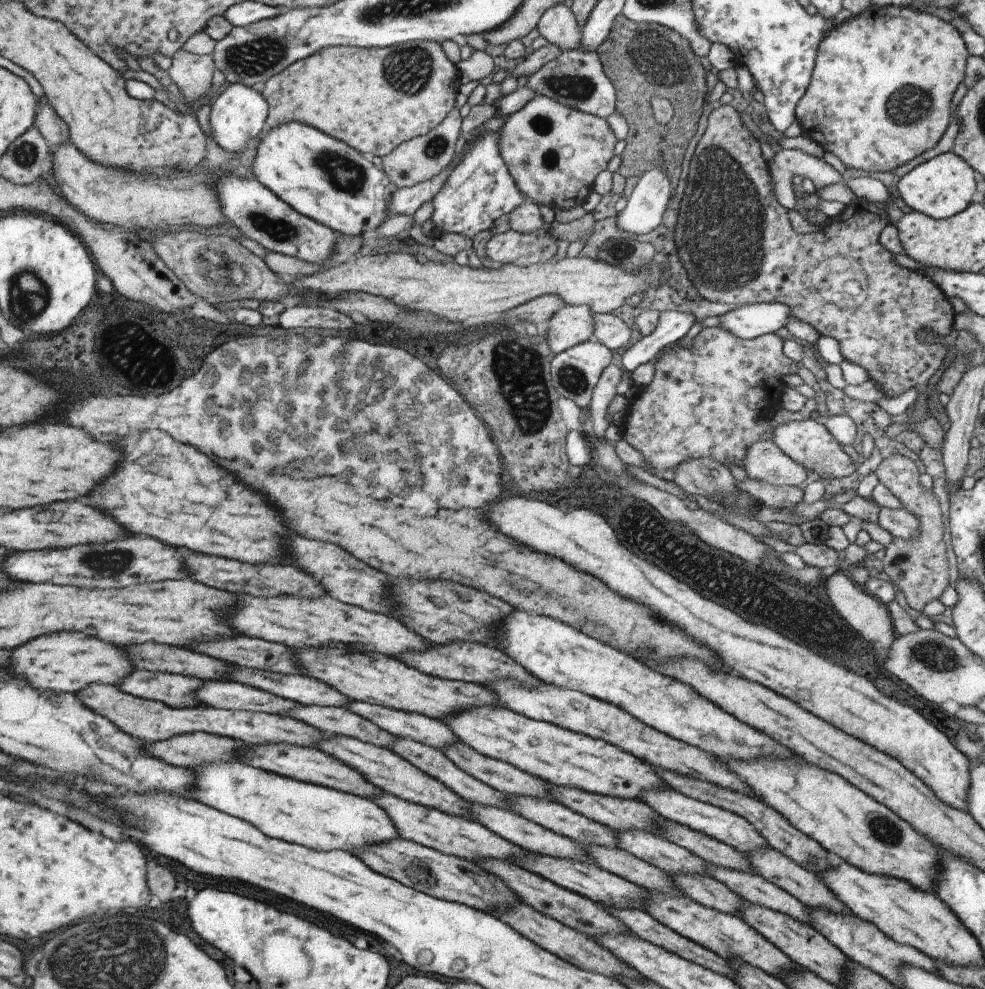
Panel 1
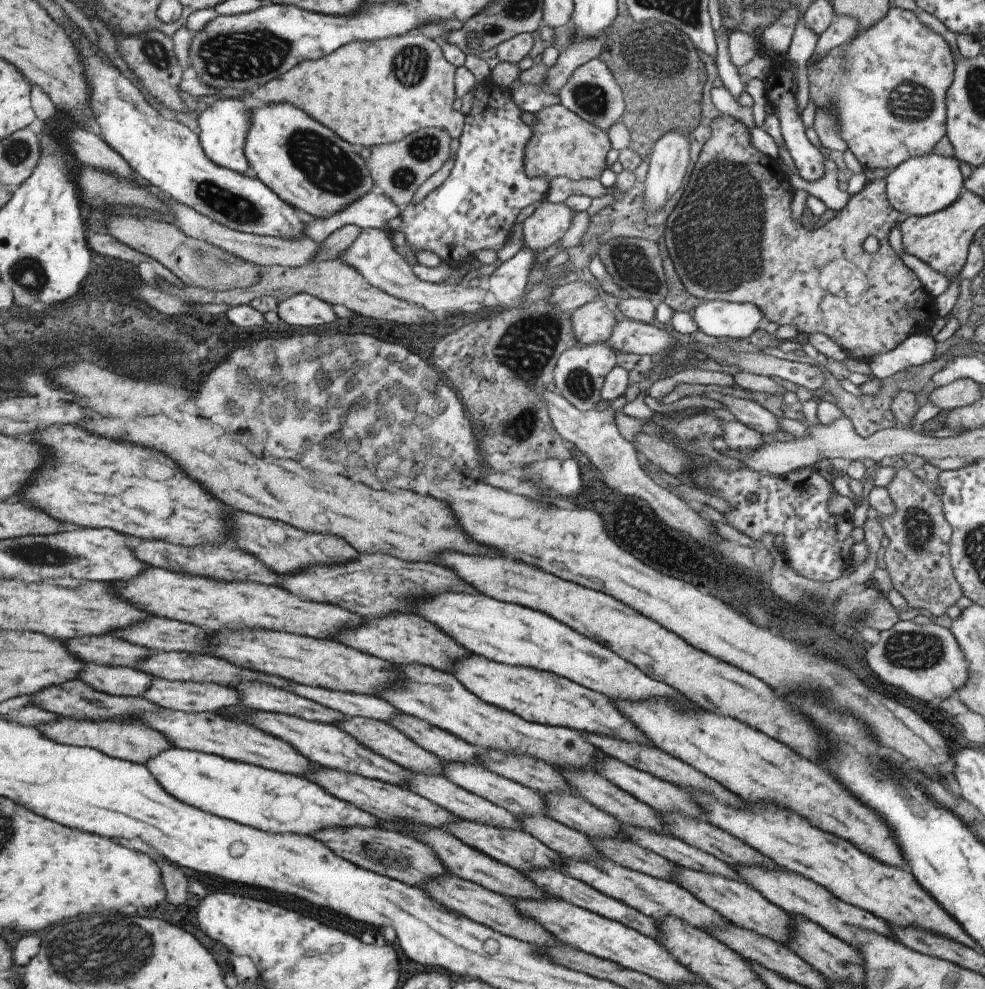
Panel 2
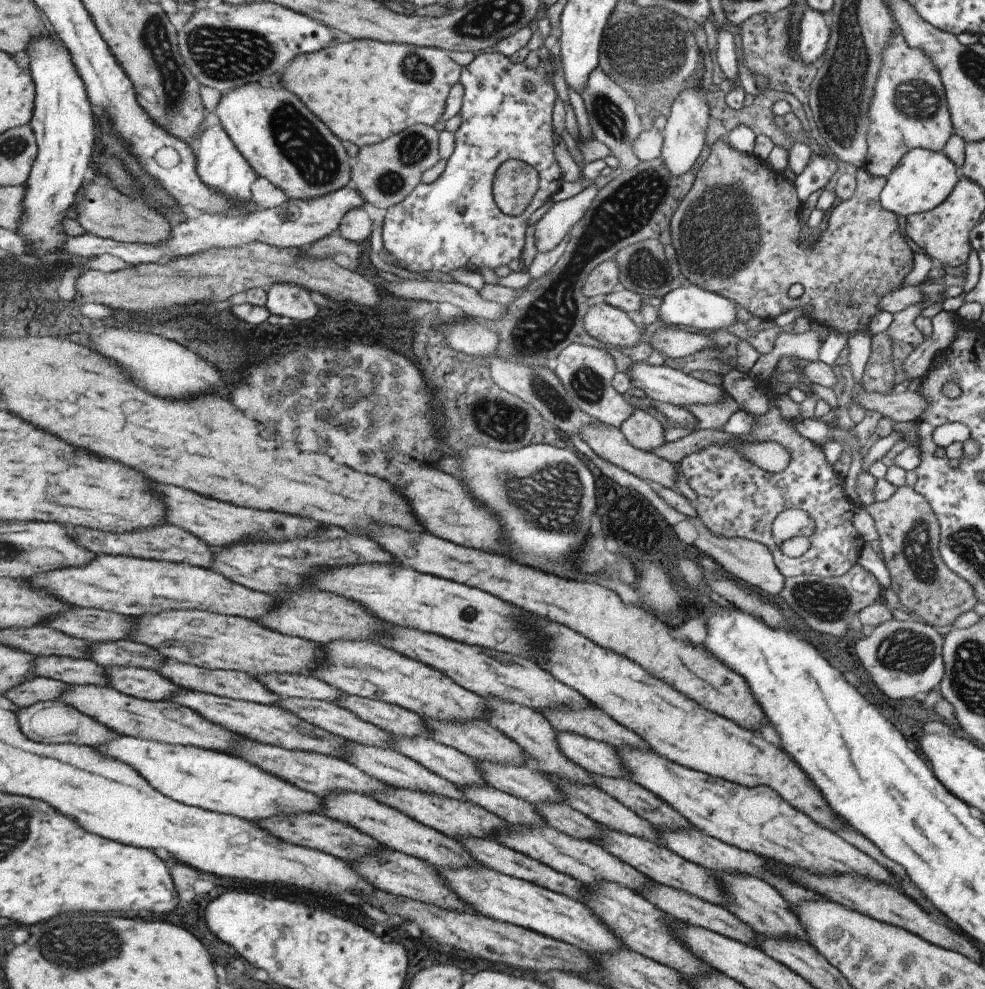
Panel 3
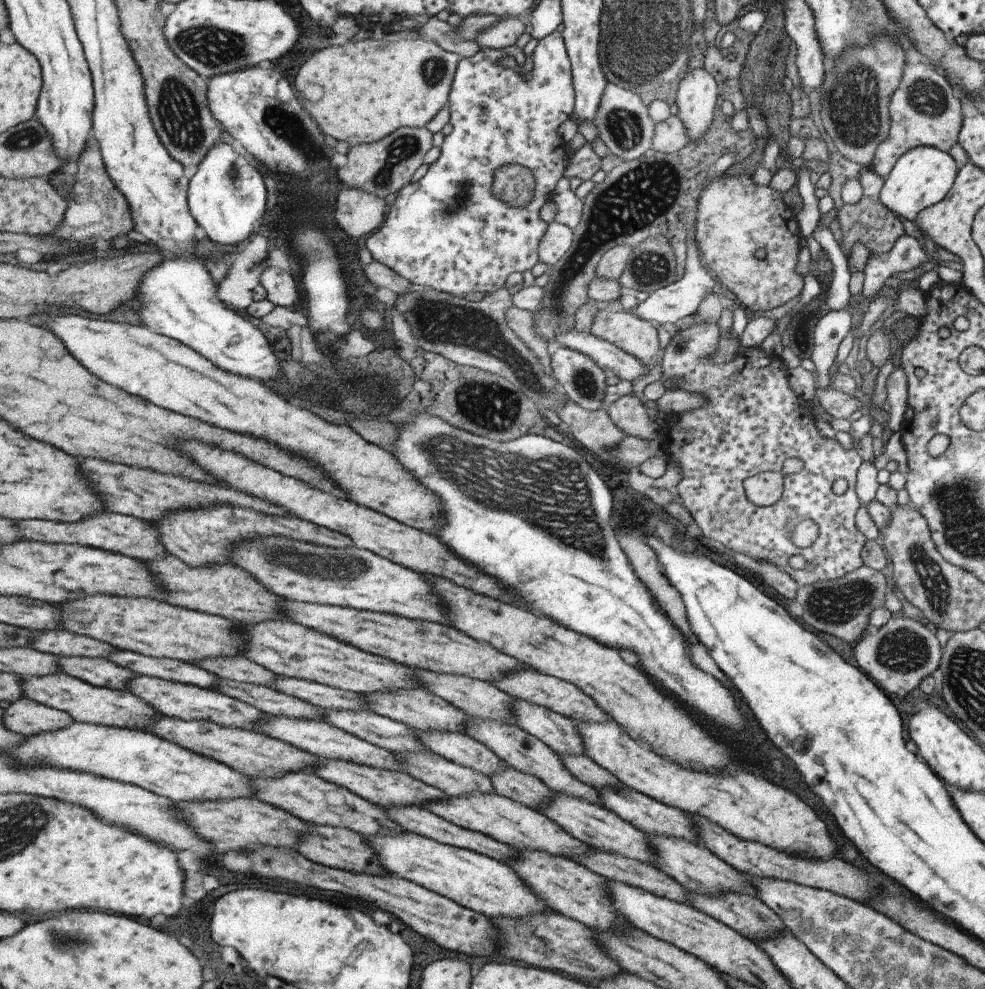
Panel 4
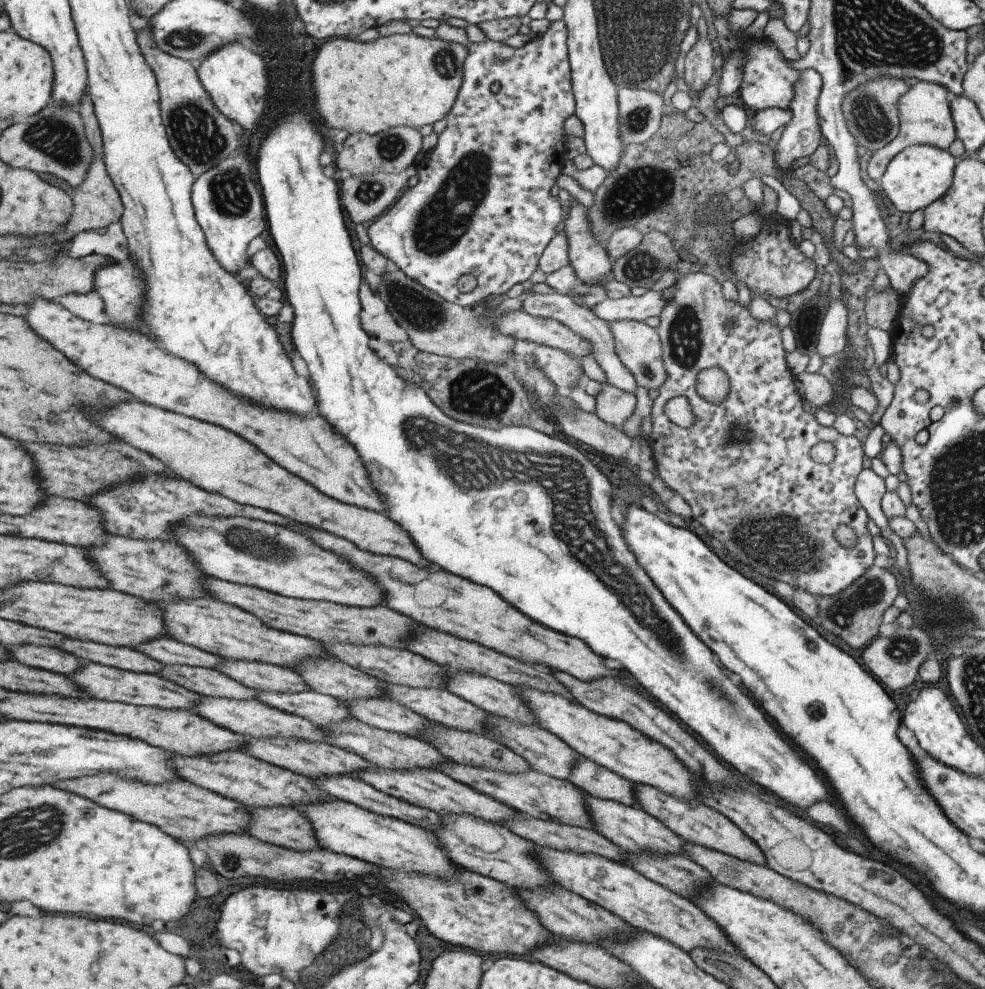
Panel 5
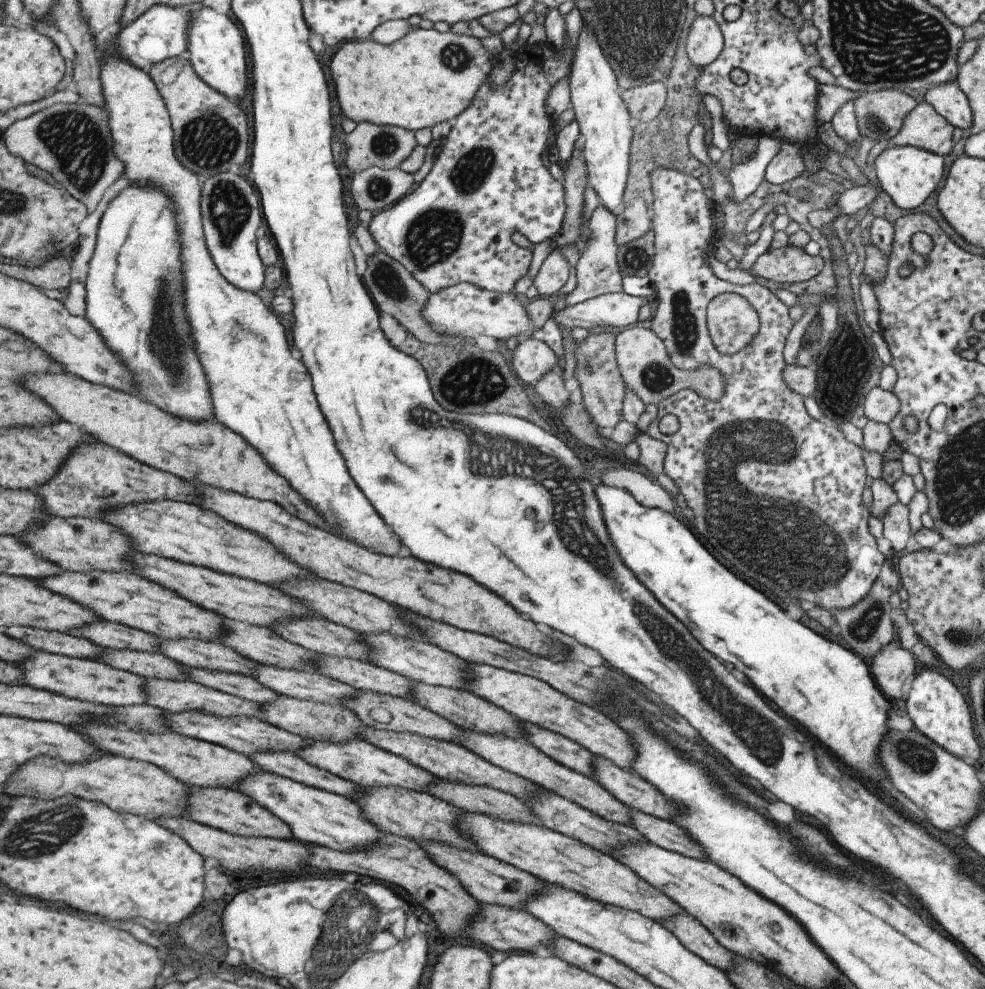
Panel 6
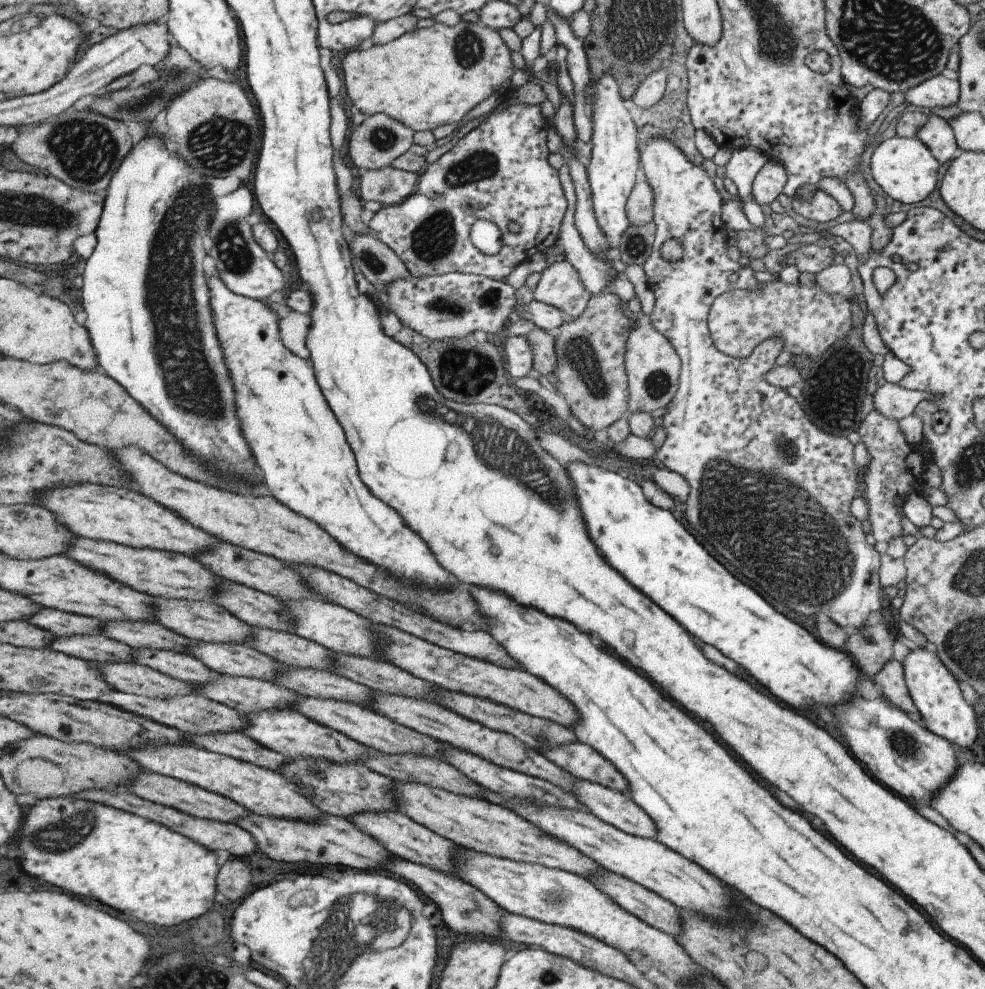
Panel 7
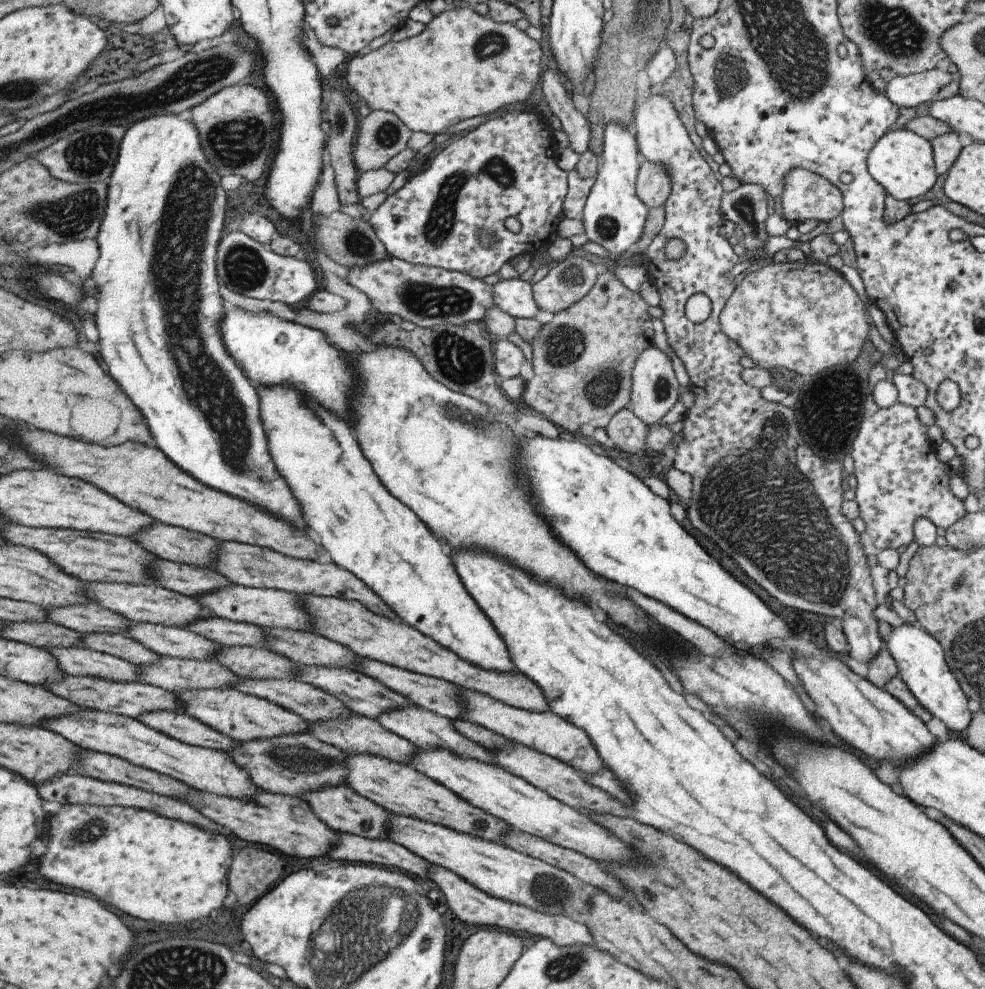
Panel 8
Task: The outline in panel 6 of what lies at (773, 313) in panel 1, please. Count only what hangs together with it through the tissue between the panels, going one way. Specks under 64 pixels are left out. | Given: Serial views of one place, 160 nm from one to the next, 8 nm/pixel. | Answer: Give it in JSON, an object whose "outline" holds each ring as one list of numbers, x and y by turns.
{"outline":[[624,292,597,296,549,314,559,332,561,328,581,327,587,330,603,326,618,331,638,324,639,308,647,303,645,297,628,296]]}

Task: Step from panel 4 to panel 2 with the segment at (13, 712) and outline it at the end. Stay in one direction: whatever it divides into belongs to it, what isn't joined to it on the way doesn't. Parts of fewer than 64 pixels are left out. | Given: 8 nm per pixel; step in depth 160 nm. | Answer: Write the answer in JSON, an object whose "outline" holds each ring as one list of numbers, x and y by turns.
{"outline":[[62,716,62,719,57,723,44,725,39,727,39,730,60,743,98,749,99,752,106,753,107,756,140,765,157,756,160,752,173,748,162,732,139,722,88,721,87,719,79,720,76,717]]}

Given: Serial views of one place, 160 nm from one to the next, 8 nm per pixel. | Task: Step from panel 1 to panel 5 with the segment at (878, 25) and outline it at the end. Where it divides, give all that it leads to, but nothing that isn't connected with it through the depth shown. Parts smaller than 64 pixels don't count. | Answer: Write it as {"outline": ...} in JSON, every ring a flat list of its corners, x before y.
{"outline":[[917,80,913,86,909,86,907,92,897,102,898,134,886,146,872,151,869,162,867,162,867,176,871,181,877,183,889,160,907,147,929,145,947,151,949,144,956,139,955,128,949,112,949,97,948,91,943,86,933,84,933,82]]}

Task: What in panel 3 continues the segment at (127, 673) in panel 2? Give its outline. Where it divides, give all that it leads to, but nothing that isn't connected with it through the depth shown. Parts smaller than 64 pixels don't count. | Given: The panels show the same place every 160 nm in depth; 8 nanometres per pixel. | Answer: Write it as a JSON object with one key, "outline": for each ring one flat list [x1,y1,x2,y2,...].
{"outline":[[37,656,37,659,33,660,32,674,35,677,59,680,67,685,107,685,105,667,89,659,69,656]]}

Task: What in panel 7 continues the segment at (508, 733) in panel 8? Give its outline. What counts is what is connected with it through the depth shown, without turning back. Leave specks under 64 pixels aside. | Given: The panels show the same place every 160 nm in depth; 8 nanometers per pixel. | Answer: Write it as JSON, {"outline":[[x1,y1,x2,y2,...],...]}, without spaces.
{"outline":[[571,743,565,746,555,747,554,749,545,749,542,745,541,753,547,760,560,766,563,770,570,772,577,780,587,781,601,785,602,787,619,791,627,796,628,782,627,779,609,762,603,758,594,748,587,746,587,744]]}

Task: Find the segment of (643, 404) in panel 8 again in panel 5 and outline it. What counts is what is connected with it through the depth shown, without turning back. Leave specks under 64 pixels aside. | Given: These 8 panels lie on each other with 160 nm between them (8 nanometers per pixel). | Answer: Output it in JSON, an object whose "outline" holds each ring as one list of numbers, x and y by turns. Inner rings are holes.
{"outline":[[621,320,608,324,613,336,613,350,619,361,631,372,637,386,643,386,645,390,658,389,663,386,667,374,663,367,662,349,656,330,649,328,644,322],[703,368,695,376,695,392,709,404,721,404,729,392,729,378,721,368]]}

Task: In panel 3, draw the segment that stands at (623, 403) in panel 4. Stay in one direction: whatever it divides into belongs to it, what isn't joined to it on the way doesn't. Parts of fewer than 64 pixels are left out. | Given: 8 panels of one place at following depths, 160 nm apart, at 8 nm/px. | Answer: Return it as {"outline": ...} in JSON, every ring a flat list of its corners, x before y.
{"outline":[[633,408,629,416,619,424,618,430,625,436,625,440,643,451,655,450,663,446,663,428,657,418,639,408]]}

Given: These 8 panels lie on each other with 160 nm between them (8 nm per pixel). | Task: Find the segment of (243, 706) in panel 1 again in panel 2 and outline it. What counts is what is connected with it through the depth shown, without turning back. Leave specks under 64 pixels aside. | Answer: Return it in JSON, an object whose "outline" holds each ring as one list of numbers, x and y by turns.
{"outline":[[157,678,141,697,162,709,184,713,217,713,240,704,240,694,234,687]]}

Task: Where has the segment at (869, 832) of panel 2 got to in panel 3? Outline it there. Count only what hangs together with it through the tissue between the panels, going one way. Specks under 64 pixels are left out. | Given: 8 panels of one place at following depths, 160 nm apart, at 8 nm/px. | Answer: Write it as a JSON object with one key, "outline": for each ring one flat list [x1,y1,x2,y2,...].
{"outline":[[531,618,531,626,533,624,547,636,545,648,539,654,539,660,541,656,543,660,541,662,533,660,533,662,561,684,579,692,580,696,595,704,611,720,615,720,617,724,639,736,653,753,657,752,659,756,684,768,699,770,708,776,723,778,735,784,769,786,783,800,787,800,787,804,799,808,803,814,811,816,811,820,815,820,817,824,833,832,837,832,843,826,841,820,827,806,823,796,801,772,801,768,795,762,791,762,791,758,783,750,769,746,755,732,739,728,735,722,717,716,709,710,703,710,699,704,695,704,669,684,649,676,643,668,639,668,639,664,611,650,599,648,591,640,581,638,569,628,563,628,553,622,549,624,547,620,541,622,537,618]]}

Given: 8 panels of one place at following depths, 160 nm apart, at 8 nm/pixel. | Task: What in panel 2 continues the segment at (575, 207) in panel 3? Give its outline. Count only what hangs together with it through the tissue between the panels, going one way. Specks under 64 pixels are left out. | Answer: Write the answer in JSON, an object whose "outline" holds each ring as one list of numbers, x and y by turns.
{"outline":[[541,200,539,206,521,224,522,240,526,248,541,252,556,246,567,230,573,213,564,202,552,204]]}

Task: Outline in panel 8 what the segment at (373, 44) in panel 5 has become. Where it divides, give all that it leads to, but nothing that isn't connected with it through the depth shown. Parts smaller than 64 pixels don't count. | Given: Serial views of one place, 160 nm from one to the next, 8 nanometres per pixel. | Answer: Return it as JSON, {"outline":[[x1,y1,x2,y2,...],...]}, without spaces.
{"outline":[[447,7,432,17,419,34,397,42,387,41,363,56,353,56,345,66,345,80,348,88,371,111,389,111,409,130,435,135,459,120,485,115,527,98,537,82,541,56,541,44,527,37,514,24,498,23,468,7]]}

